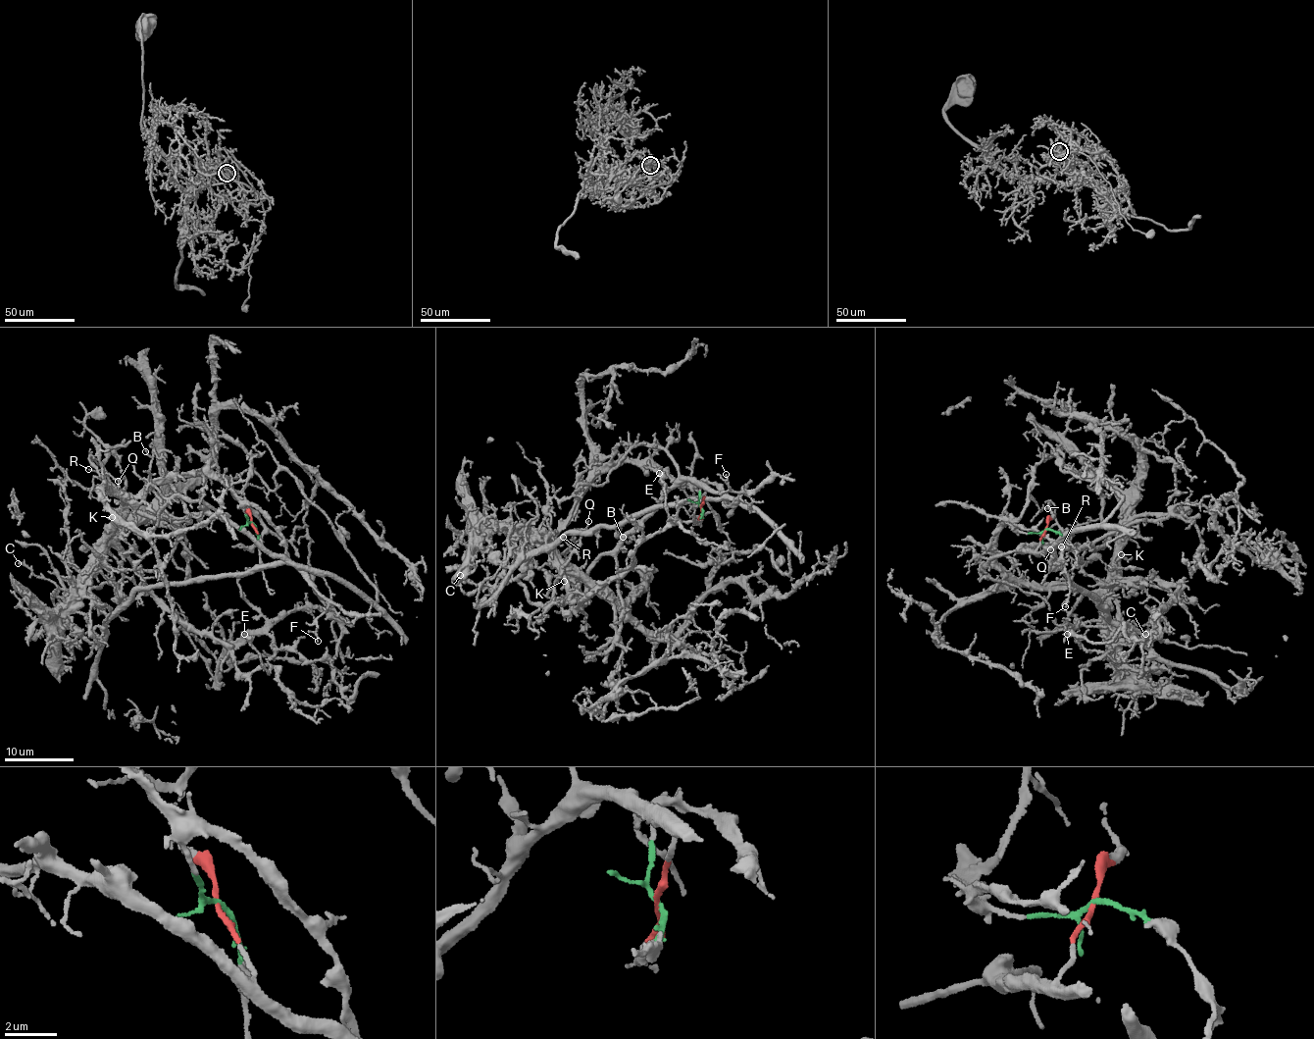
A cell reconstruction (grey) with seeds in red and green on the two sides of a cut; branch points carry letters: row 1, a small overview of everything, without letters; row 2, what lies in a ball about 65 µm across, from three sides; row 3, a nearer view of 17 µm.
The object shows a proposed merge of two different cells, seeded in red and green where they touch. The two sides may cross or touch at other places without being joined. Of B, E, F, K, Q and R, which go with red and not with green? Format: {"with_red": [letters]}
{"with_red": ["B", "Q", "R"]}

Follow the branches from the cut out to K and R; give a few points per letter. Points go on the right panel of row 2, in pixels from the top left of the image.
K: (1046, 530), (1024, 534), (1005, 521), (995, 547), (999, 566), (1030, 583), (1092, 592), (1108, 579), (1120, 554)
R: (1046, 530), (1034, 552), (1023, 550), (1050, 545), (1093, 550), (1111, 529), (1100, 519), (1077, 525), (1061, 547)

